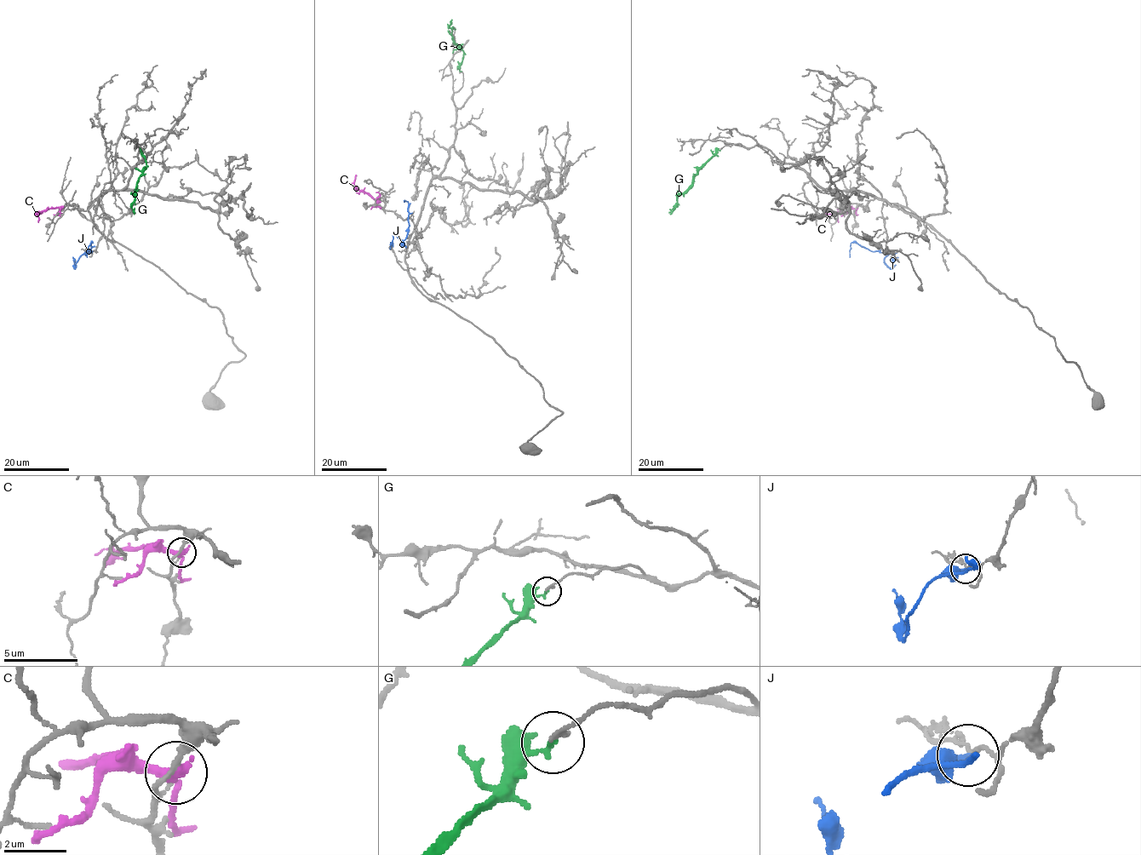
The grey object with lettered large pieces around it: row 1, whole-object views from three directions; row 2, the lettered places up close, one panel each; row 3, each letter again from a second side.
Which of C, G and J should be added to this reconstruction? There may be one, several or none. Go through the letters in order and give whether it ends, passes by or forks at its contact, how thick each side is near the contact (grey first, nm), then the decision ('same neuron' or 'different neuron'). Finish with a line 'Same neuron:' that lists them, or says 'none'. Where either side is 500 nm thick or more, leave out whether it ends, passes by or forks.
C: it passes by; calibres 150 and 320 nm; different neuron
G: it ends; calibres 180 and 150 nm; different neuron
J: it ends; calibres 100 and 320 nm; different neuron
Same neuron: none

